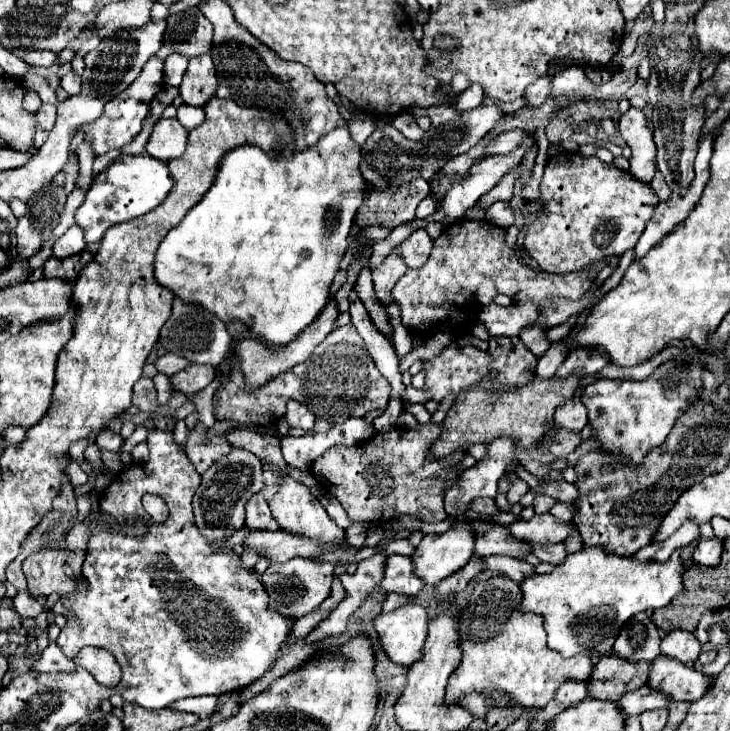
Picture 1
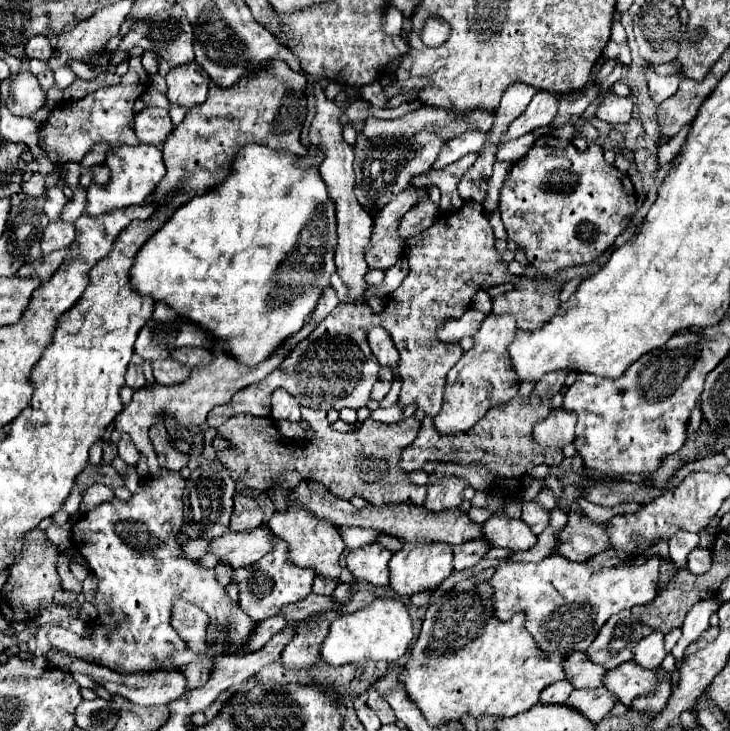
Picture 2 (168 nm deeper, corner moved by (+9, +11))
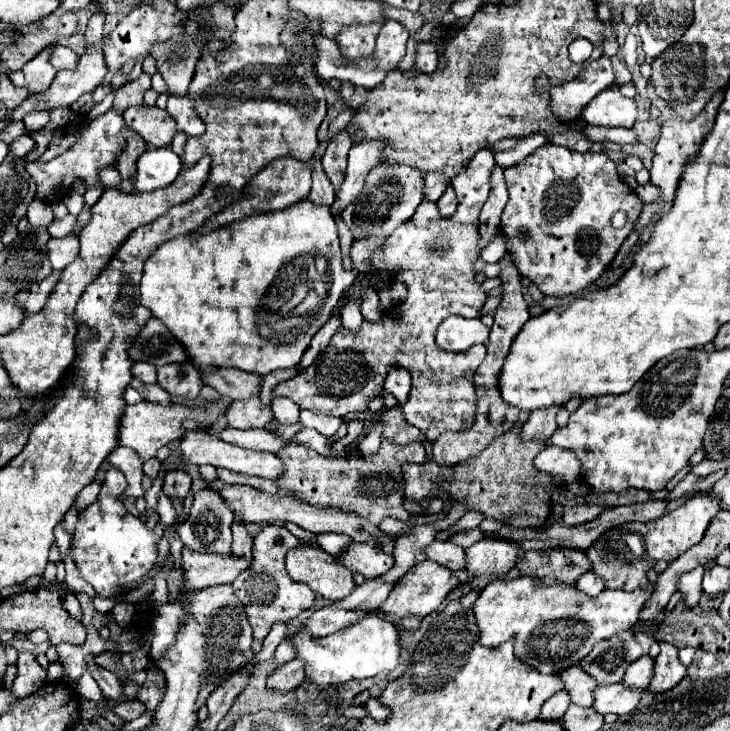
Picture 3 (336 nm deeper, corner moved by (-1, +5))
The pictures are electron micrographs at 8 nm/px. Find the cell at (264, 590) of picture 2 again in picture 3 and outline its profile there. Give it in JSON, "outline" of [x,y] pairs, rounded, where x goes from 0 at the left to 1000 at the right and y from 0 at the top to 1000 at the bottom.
{"outline":[[[389,720],[359,722],[348,736],[345,774],[318,796],[318,804],[340,840],[345,867],[353,876],[362,876],[378,851],[395,851],[405,845],[414,834],[427,832],[430,826],[430,810],[422,802],[414,802],[411,796],[400,796],[400,791],[392,785],[392,758],[397,750],[405,750],[408,746],[408,736]]]}

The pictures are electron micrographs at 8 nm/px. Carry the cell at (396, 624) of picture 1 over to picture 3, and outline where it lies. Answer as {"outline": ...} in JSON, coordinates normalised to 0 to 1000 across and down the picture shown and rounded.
{"outline":[[[512,837],[501,840],[493,851],[441,873],[427,873],[416,859],[411,859],[400,870],[400,876],[405,900],[416,906],[419,930],[436,938],[463,938],[479,930],[499,930],[518,922],[529,922],[540,917],[548,906],[545,859]]]}

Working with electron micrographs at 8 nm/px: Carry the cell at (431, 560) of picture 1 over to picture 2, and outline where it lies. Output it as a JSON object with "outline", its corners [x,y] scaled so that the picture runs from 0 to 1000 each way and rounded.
{"outline":[[[553,741],[551,752],[537,758],[534,763],[534,804],[540,804],[548,815],[567,810],[578,810],[586,804],[597,804],[608,791],[619,782],[619,747],[614,741],[581,741],[581,744],[564,744]]]}

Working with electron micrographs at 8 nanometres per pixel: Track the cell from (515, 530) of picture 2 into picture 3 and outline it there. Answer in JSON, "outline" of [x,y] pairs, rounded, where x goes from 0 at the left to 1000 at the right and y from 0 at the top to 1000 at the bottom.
{"outline":[[[663,736],[652,741],[649,747],[638,750],[638,774],[636,780],[641,782],[641,793],[630,799],[644,799],[649,791],[658,788],[693,788],[699,777],[707,774],[707,763],[712,761],[712,750],[701,741],[693,739],[674,739]]]}

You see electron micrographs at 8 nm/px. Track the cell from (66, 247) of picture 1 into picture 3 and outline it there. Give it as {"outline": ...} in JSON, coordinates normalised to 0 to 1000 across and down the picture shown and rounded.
{"outline":[[[88,323],[88,326],[68,326],[66,328],[66,353],[74,369],[85,369],[104,353],[107,342],[107,326],[104,323]]]}

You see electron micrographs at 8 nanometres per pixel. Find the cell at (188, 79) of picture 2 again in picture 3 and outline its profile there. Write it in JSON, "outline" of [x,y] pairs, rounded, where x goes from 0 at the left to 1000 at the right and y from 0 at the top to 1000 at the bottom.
{"outline":[[[233,131],[227,153],[241,164],[241,178],[255,183],[258,189],[268,189],[279,183],[279,167],[268,159],[263,137],[258,131],[252,134]]]}

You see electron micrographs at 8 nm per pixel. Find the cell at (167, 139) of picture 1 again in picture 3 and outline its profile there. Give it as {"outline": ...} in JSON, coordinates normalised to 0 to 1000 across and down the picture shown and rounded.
{"outline":[[[181,145],[170,153],[170,170],[175,178],[189,181],[203,200],[225,202],[236,197],[241,183],[241,172],[236,161],[230,161],[227,150],[216,145]]]}

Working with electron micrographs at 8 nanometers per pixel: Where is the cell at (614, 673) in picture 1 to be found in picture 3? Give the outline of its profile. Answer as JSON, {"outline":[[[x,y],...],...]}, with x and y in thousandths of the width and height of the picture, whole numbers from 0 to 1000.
{"outline":[[[781,911],[767,922],[767,927],[773,933],[773,944],[781,949],[781,958],[786,963],[800,969],[811,966],[811,949],[816,944],[816,933],[811,933],[811,927],[805,927],[805,922],[795,917],[795,911]]]}

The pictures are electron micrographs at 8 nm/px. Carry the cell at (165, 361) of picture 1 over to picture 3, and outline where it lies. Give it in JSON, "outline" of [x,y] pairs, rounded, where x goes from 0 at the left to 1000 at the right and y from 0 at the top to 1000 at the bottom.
{"outline":[[[296,503],[293,509],[277,509],[277,520],[318,547],[340,547],[342,542],[356,539],[359,531],[359,514],[329,509],[323,503]]]}

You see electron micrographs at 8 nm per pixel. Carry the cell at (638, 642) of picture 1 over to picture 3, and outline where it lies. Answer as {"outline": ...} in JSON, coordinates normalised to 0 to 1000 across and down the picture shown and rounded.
{"outline":[[[866,862],[844,867],[836,878],[822,878],[805,897],[795,903],[795,914],[808,922],[819,938],[852,933],[855,917],[879,897],[877,881],[868,876]]]}

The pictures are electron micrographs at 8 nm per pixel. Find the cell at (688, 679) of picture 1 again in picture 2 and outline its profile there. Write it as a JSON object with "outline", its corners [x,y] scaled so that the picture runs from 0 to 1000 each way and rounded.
{"outline":[[[860,903],[858,908],[849,908],[841,917],[830,919],[827,938],[841,947],[841,952],[863,969],[863,960],[871,952],[885,952],[888,947],[896,947],[904,936],[901,930],[904,914],[879,914],[868,903]]]}

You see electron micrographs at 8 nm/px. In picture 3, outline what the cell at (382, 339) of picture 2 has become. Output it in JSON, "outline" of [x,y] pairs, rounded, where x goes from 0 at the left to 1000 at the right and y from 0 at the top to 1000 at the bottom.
{"outline":[[[534,506],[526,523],[526,534],[534,536],[545,553],[553,553],[562,539],[562,512],[556,506]]]}

